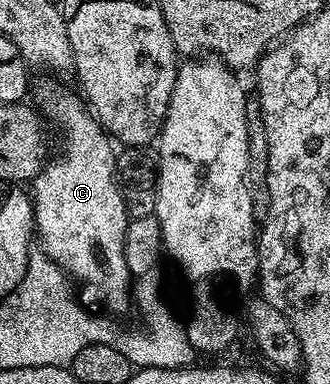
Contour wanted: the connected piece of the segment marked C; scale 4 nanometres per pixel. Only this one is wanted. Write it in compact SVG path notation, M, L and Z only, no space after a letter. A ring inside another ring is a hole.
M52 91L44 99L43 114L56 119L61 133L64 134L65 147L61 159L56 159L53 163L52 160L45 162L44 168L31 180L30 198L34 212L34 231L43 251L81 288L88 287L89 297L94 302L101 303L108 310L105 312L116 313L112 311L124 311L130 307L130 300L134 295L134 277L126 265L124 256L124 242L130 216L122 201L120 187L116 184L117 152L112 151L113 144L104 128L86 110L85 100L73 91Z

